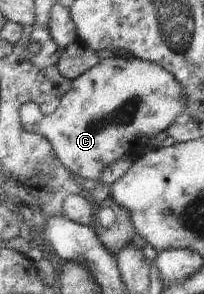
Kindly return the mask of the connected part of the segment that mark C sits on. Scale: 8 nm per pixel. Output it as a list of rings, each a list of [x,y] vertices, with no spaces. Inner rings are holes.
[[[115,54],[112,58],[102,59],[97,66],[73,81],[71,88],[54,114],[45,116],[43,110],[34,103],[24,105],[20,110],[23,127],[27,131],[44,135],[54,147],[60,162],[73,175],[98,182],[105,168],[109,168],[113,162],[130,154],[133,156],[143,154],[143,150],[151,144],[151,140],[157,134],[167,131],[187,104],[183,86],[170,71],[159,64],[135,56],[129,58]]]

